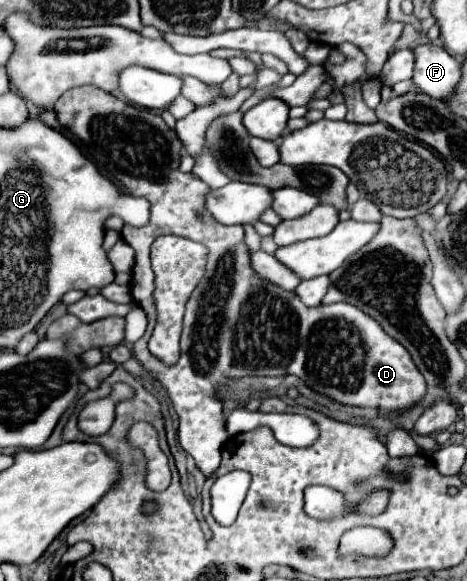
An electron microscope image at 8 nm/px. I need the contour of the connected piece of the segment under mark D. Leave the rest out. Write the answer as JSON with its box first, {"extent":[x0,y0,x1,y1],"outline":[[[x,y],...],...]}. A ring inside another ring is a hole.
{"extent":[55,86,425,476],"outline":[[[81,86],[65,92],[55,102],[55,112],[59,124],[69,128],[83,142],[83,146],[87,148],[97,166],[101,166],[105,172],[117,178],[131,196],[145,196],[151,202],[151,220],[147,226],[133,228],[125,224],[121,230],[123,240],[135,250],[135,266],[131,272],[131,294],[149,318],[147,332],[141,340],[133,344],[133,352],[135,358],[145,366],[145,370],[149,370],[167,388],[173,408],[179,416],[177,434],[181,440],[181,448],[195,458],[199,470],[205,476],[211,476],[213,470],[217,470],[221,462],[221,448],[229,438],[223,420],[223,404],[215,396],[217,386],[229,378],[251,376],[251,374],[261,374],[261,376],[295,374],[301,380],[305,380],[313,390],[337,402],[353,406],[383,406],[387,410],[411,408],[425,396],[425,378],[413,364],[409,352],[395,338],[385,334],[385,330],[371,316],[361,312],[357,306],[347,302],[335,302],[329,306],[321,304],[317,308],[309,308],[299,300],[295,292],[285,292],[283,288],[271,282],[259,280],[249,262],[251,258],[249,248],[243,242],[245,234],[243,226],[225,226],[209,214],[209,210],[205,208],[205,196],[211,192],[211,188],[197,174],[179,172],[181,140],[163,122],[159,114],[149,110],[137,110],[135,106],[129,106],[111,94],[97,90],[95,86]],[[163,234],[183,236],[193,242],[201,242],[209,248],[207,272],[201,284],[195,288],[191,300],[187,302],[185,324],[181,334],[181,358],[173,366],[163,364],[147,348],[157,318],[153,302],[155,274],[151,267],[150,248],[153,240]]]}

